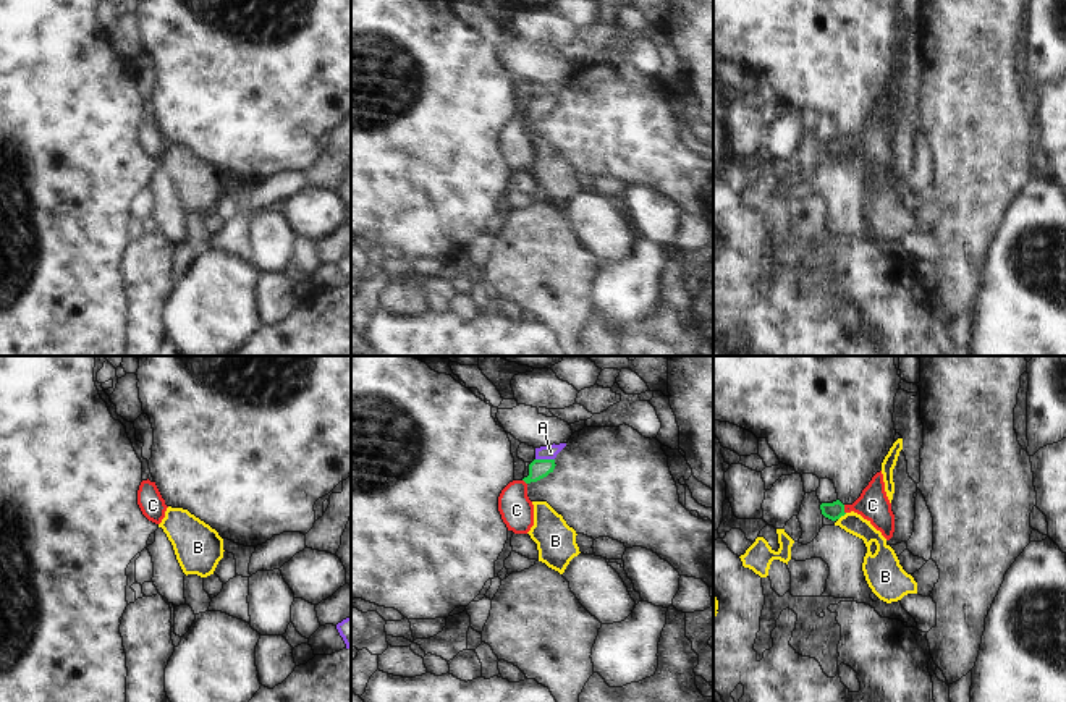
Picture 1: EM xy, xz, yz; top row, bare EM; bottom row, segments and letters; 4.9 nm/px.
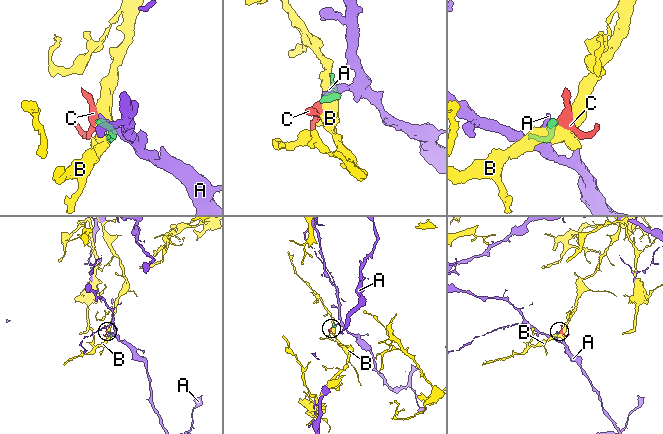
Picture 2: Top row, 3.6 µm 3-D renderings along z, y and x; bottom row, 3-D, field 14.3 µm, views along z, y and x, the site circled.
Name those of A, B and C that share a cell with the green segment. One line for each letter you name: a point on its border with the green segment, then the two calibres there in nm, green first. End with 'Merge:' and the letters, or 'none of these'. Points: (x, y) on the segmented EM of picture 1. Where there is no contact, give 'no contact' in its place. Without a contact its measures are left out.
C: contact yz (843, 510); calibres 90 and 160 nm
Merge: C

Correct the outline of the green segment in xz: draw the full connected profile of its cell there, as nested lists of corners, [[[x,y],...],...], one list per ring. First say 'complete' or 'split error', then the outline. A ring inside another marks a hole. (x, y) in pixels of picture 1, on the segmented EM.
split error; [[[534,459],[529,476],[510,482],[498,497],[498,511],[508,531],[527,534],[534,526],[534,505],[527,497],[527,485],[547,477],[555,469],[555,459]]]

